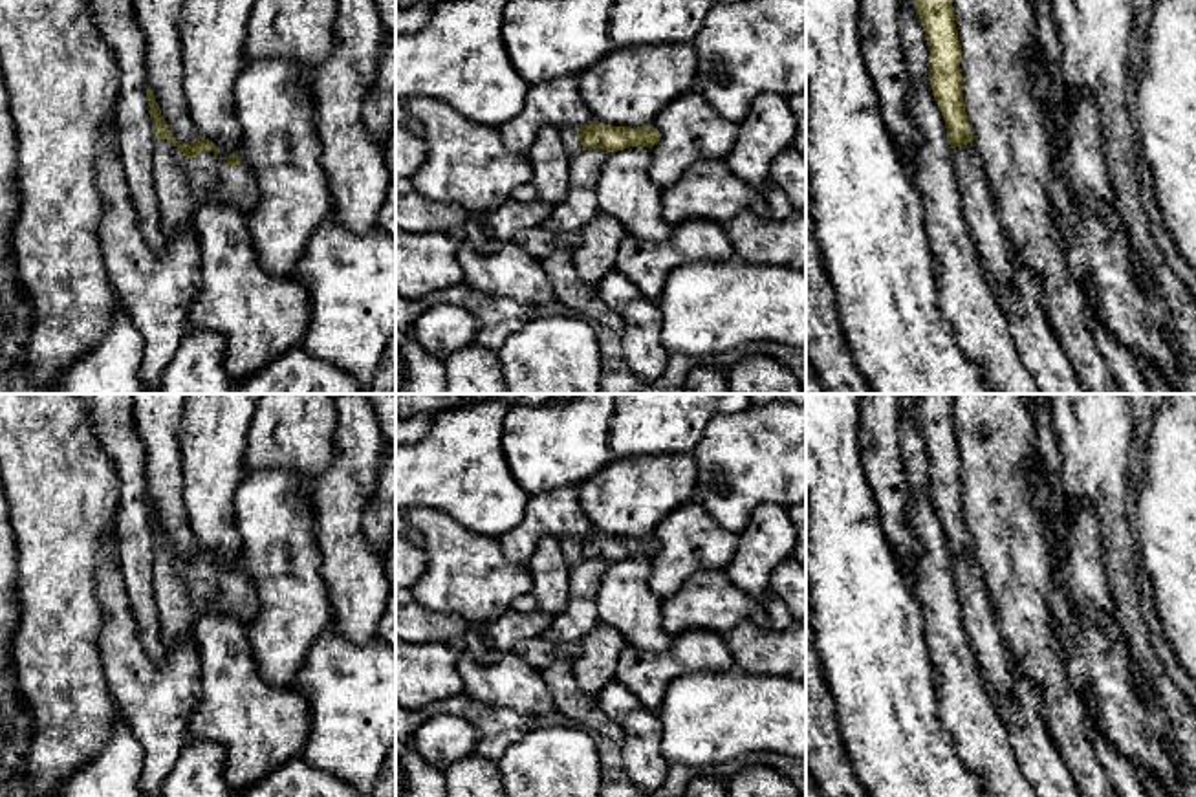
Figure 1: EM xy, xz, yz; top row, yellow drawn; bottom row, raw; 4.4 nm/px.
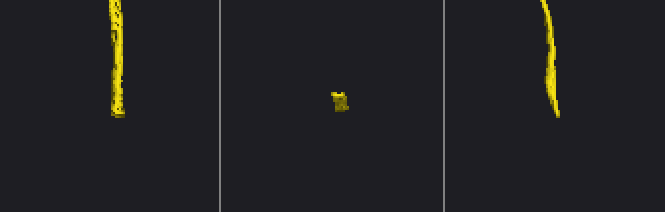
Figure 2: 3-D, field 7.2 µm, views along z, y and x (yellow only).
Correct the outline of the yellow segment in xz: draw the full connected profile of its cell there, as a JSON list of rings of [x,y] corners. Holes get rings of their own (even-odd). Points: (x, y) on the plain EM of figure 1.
[[[592,531],[581,539],[562,539],[559,542],[570,566],[590,559],[603,559],[606,562],[617,562],[637,555],[652,559],[661,548],[659,540],[652,535],[628,539],[599,531]]]

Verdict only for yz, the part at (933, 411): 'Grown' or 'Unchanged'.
Grown

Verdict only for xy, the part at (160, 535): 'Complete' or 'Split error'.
Split error

